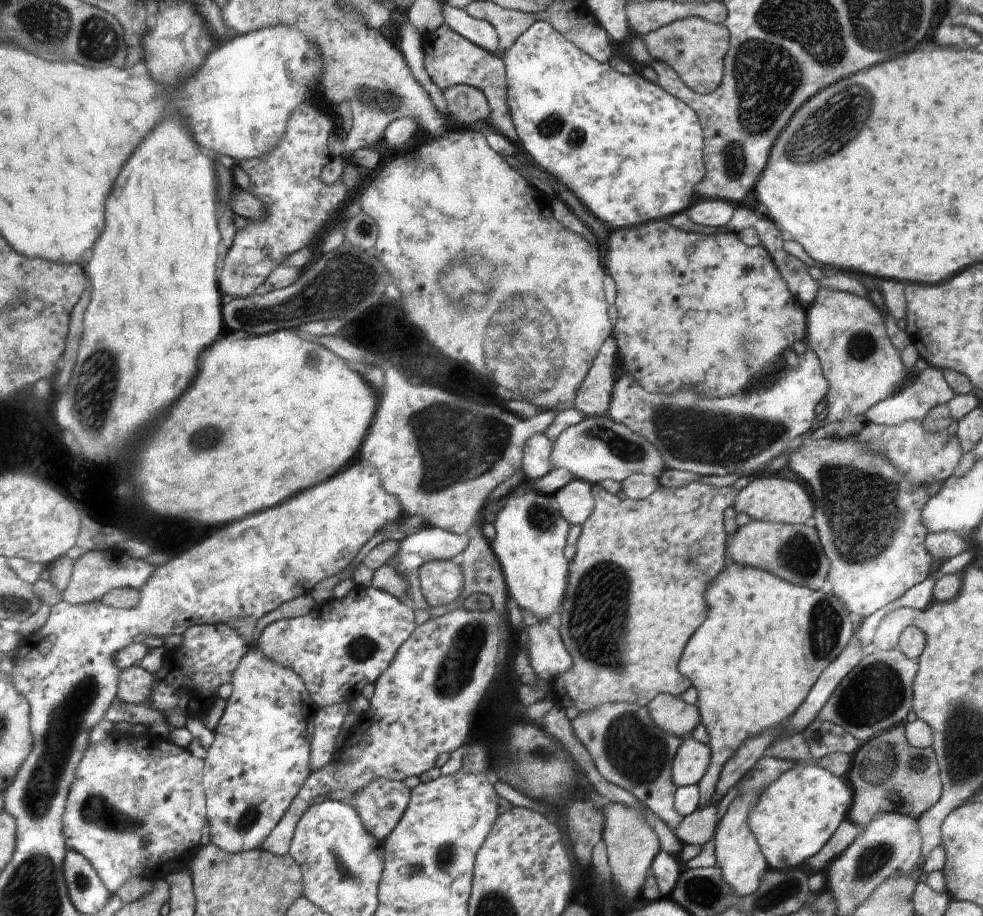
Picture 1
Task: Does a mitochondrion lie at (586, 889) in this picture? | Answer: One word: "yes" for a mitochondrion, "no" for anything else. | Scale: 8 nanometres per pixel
no

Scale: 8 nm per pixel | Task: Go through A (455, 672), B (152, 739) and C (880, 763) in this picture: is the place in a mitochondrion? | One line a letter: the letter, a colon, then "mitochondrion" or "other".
A: mitochondrion
B: other
C: mitochondrion

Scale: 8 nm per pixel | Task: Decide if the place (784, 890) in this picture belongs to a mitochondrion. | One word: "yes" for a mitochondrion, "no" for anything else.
yes

